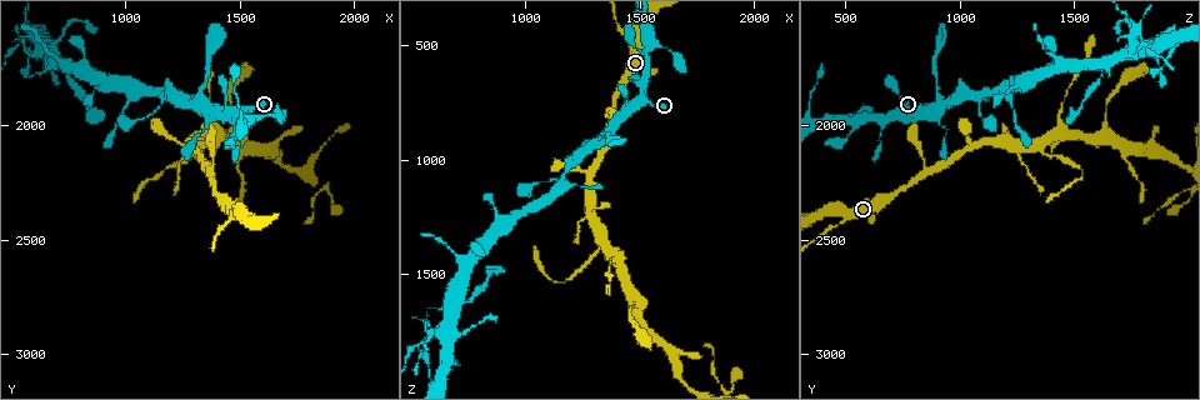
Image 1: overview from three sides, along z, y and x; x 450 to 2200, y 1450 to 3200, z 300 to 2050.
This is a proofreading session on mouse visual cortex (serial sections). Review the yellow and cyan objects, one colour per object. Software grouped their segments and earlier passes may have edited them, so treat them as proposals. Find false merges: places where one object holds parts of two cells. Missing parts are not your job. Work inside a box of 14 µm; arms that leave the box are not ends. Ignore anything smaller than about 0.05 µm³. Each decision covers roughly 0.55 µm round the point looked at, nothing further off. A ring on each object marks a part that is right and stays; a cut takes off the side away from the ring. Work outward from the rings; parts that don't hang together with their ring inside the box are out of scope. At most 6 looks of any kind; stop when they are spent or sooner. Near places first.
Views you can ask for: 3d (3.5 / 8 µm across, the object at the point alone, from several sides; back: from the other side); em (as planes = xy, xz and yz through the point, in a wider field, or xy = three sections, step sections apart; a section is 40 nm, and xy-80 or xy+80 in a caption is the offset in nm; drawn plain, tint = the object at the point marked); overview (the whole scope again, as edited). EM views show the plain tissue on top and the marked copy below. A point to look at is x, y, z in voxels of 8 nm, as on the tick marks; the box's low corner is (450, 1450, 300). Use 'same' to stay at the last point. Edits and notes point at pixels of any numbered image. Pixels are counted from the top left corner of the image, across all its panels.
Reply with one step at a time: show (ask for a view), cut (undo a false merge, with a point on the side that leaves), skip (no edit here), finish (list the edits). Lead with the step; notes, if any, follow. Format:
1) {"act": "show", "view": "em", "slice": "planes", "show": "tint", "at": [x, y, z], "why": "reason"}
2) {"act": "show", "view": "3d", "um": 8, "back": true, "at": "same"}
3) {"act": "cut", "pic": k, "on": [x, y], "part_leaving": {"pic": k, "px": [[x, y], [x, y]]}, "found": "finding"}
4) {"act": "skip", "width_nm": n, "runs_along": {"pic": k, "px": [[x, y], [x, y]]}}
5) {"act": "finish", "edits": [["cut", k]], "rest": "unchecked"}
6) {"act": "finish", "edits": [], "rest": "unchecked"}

{"act": "show", "view": "3d", "um": 8, "at": [1330, 2090, 1330], "why": "a fork"}

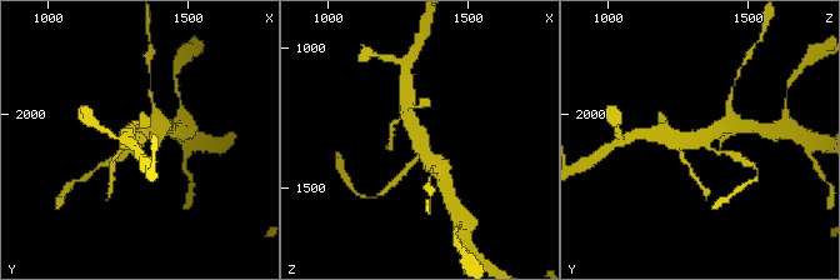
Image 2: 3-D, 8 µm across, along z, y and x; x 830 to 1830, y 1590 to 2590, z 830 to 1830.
{"act": "show", "view": "em", "slice": "xy", "step": 3, "show": "tint", "at": [1320, 2080, 1350], "arms": 3, "arm_widths_nm": [150, 450, 500]}

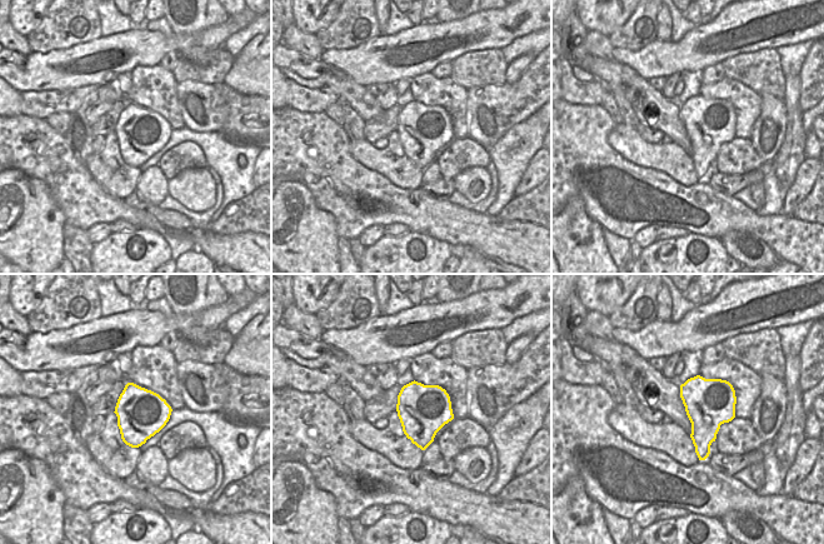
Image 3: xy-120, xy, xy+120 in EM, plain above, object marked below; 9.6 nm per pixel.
{"act": "skip", "runs_along": {"pic": 2, "px": [[408, 111], [424, 153], [439, 168]]}, "found": "all the same cell"}

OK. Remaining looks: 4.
{"act": "show", "view": "3d", "um": 3.5, "back": true, "at": [1460, 1910, 1650], "why": "narrows sharply"}

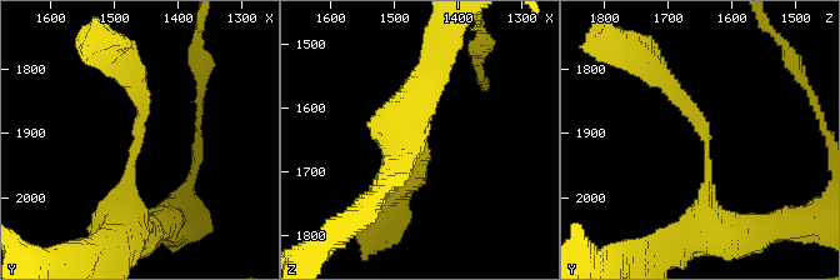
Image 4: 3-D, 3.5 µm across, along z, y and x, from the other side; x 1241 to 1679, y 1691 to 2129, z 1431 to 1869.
{"act": "show", "view": "em", "slice": "planes", "show": "tint", "at": [1465, 1915, 1635]}

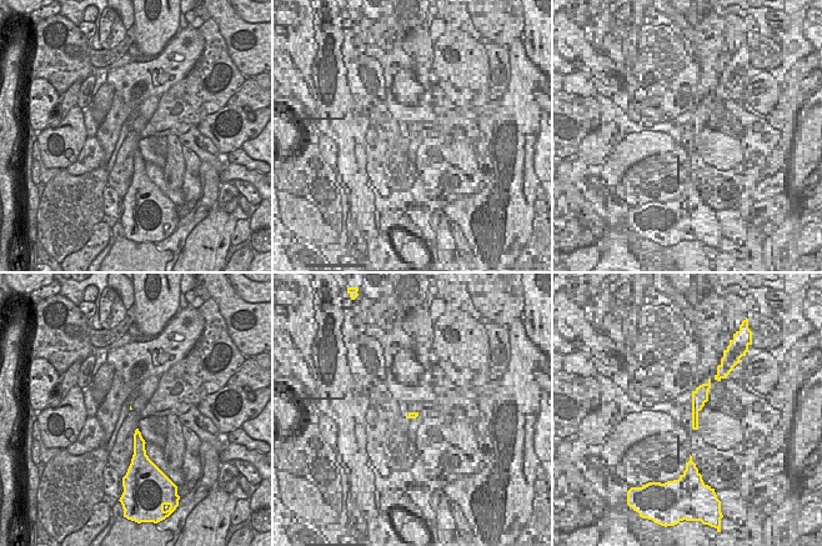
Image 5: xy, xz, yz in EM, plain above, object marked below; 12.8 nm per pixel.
{"act": "skip", "runs_along": {"pic": 4, "px": [[710, 235], [708, 135], [660, 74]]}, "found": "all the same cell"}

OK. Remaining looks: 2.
{"act": "show", "view": "3d", "um": 3.5, "at": [1450, 1900, 740], "why": "thick turns thin"}

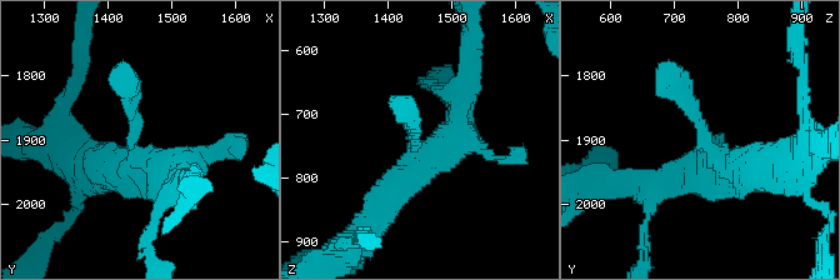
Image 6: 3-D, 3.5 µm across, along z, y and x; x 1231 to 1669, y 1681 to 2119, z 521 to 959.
{"act": "show", "view": "em", "slice": "xy", "step": 2, "show": "tint", "at": [1445, 1900, 745], "why": "need the tissue"}

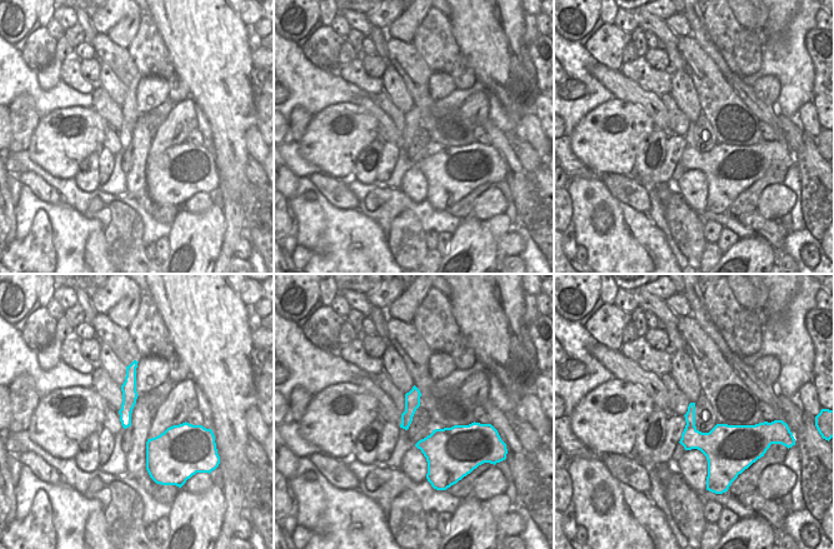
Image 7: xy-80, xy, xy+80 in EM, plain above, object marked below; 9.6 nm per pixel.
{"act": "skip", "runs_along": {"pic": 7, "px": [[133, 367], [125, 424]]}, "found": "one cell here"}

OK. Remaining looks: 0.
{"act": "finish", "edits": [], "rest": "unchecked"}

